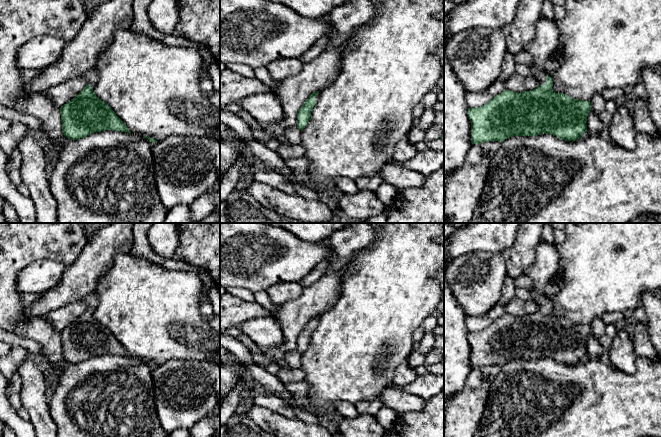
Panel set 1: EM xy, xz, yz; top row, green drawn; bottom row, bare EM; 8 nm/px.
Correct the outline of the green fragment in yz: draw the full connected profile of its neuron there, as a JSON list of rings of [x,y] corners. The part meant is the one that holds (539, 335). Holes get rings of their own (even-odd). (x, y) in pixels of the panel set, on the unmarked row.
[[[534,287],[529,289],[539,310],[516,317],[504,314],[488,327],[468,332],[471,367],[503,366],[512,360],[551,358],[575,365],[587,355],[590,325],[578,324],[552,314],[552,302]]]

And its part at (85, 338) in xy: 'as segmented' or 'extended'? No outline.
extended

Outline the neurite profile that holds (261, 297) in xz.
[[[256,291],[253,294],[254,302],[257,302],[264,308],[268,309],[272,313],[272,316],[278,313],[278,311],[280,310],[280,306],[275,305],[274,303],[271,302],[266,291]]]

